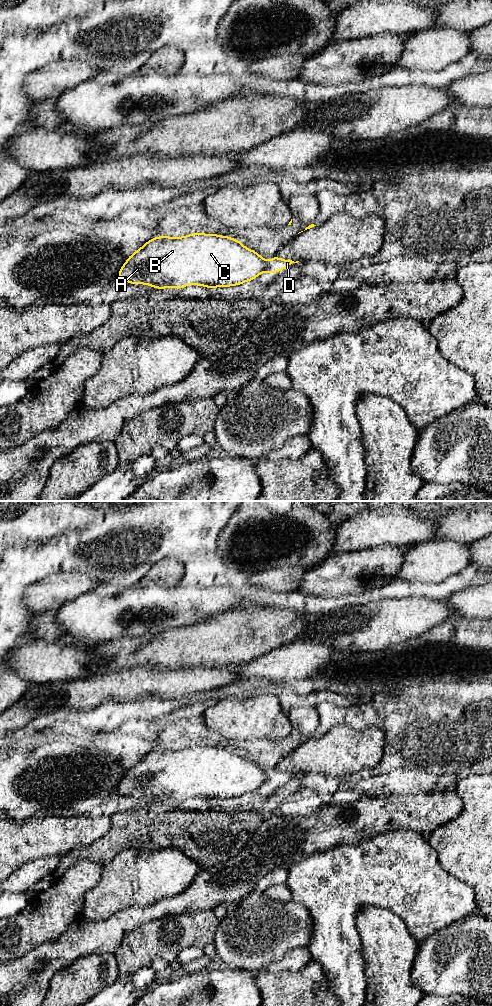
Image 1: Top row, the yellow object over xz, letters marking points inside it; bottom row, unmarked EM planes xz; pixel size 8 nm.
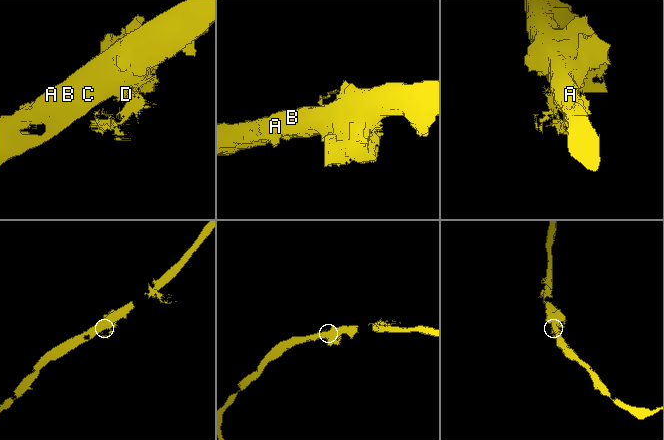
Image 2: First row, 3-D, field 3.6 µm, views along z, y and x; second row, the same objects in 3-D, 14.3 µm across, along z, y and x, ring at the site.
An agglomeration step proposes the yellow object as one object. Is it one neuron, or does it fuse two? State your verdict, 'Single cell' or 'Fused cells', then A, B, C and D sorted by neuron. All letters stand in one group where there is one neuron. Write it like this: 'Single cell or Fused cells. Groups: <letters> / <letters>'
Single cell. Groups: A B C D

